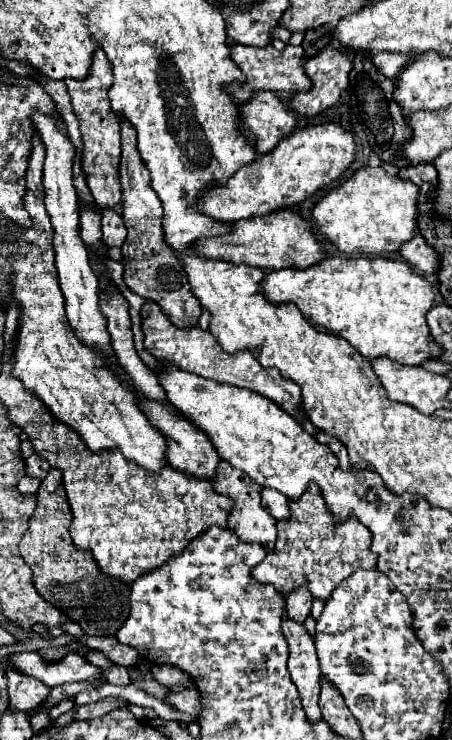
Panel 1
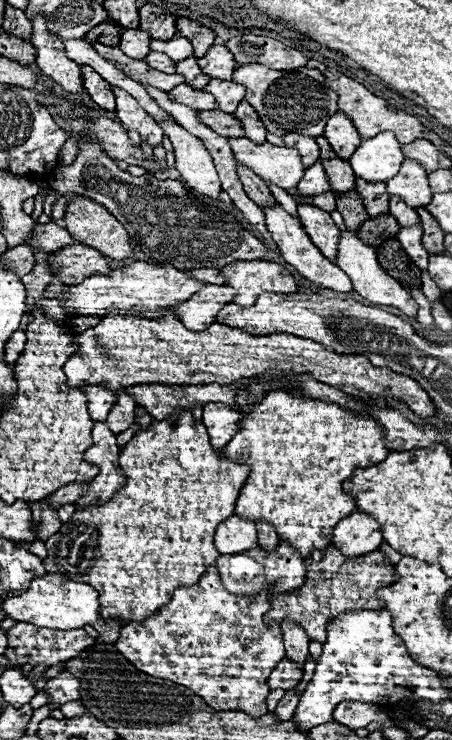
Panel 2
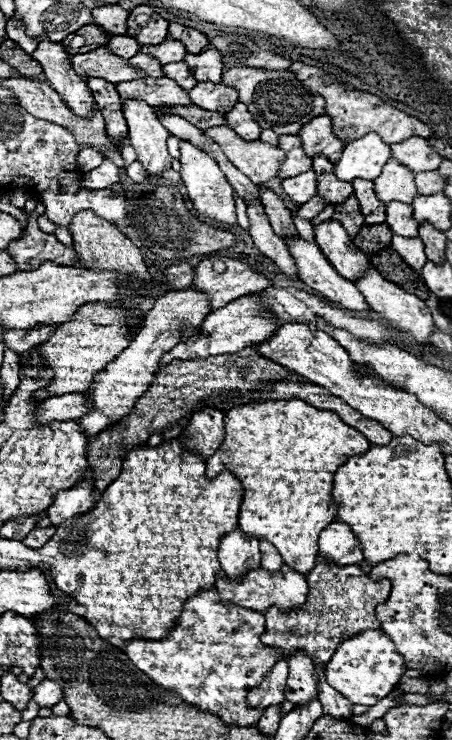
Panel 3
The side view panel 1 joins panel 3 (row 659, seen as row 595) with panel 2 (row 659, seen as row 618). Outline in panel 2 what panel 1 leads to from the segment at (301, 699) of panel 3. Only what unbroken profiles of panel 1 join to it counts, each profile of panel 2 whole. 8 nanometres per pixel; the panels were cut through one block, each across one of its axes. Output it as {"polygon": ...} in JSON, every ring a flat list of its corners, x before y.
{"polygon":[[284,620,280,624,280,628,282,628,282,636,284,636,286,656,290,660,296,660,298,664,304,664,306,656,308,656,308,642,310,642,304,628,300,628,300,624,292,622,292,620]]}

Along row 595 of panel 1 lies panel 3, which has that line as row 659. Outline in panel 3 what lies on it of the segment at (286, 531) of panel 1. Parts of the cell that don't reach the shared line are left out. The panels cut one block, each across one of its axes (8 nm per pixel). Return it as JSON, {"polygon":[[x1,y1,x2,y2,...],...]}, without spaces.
{"polygon":[[318,560,318,564,308,572,310,592,306,604,292,612,280,612,278,608,270,608,266,616,266,632,262,642,266,646,274,646,284,652,284,656,292,656,296,652,304,652,312,656,314,664,324,666,336,652,336,648,348,640,352,634,360,634,368,628,380,628,374,606,384,604,390,596,390,582,372,582,360,565,336,566]]}

